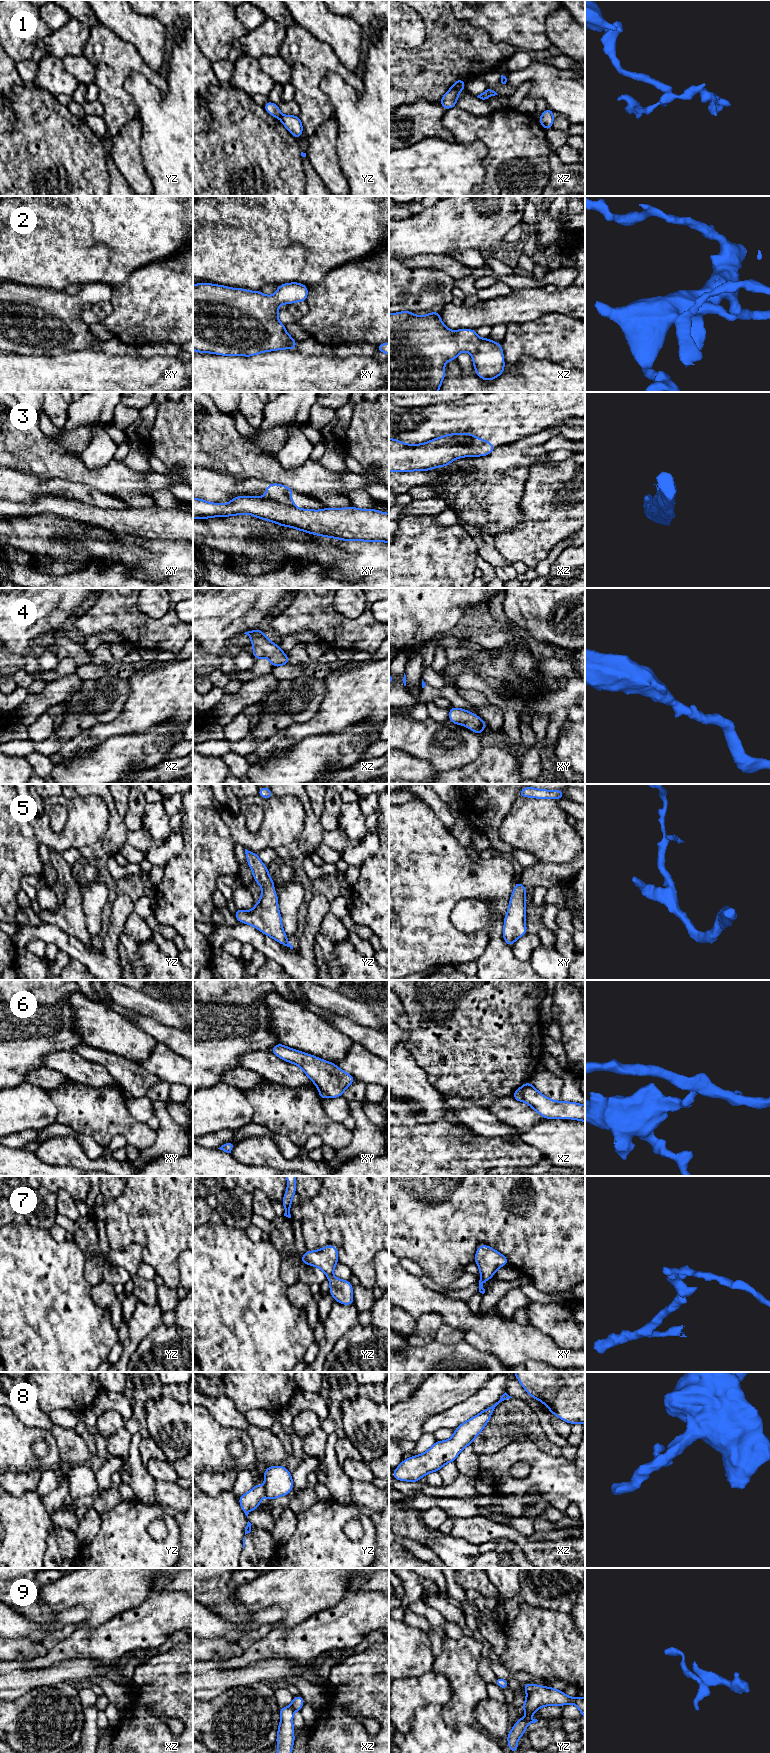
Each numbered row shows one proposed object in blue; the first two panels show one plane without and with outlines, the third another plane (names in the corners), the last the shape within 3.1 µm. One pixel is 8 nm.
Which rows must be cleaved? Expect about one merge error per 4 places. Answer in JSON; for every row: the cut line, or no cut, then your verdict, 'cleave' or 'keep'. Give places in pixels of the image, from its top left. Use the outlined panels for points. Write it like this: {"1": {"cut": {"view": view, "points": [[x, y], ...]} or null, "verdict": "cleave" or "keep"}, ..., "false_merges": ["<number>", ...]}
{"1": {"cut": {"view": "xz", "points": [[451, 87], [464, 88]]}, "verdict": "cleave"}, "2": {"cut": null, "verdict": "keep"}, "3": {"cut": {"view": "xy", "points": [[256, 496], [274, 499], [294, 506]]}, "verdict": "cleave"}, "4": {"cut": null, "verdict": "keep"}, "5": {"cut": null, "verdict": "keep"}, "6": {"cut": {"view": "xz", "points": [[519, 1088], [523, 1100]]}, "verdict": "cleave"}, "7": {"cut": null, "verdict": "keep"}, "8": {"cut": {"view": "yz", "points": [[264, 1487], [265, 1495]]}, "verdict": "cleave"}, "9": {"cut": null, "verdict": "keep"}, "false_merges": ["1", "3", "6", "8"]}

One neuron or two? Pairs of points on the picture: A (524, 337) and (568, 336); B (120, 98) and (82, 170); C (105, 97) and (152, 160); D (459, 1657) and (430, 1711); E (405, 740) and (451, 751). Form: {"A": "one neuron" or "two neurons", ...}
{"A": "one neuron", "B": "two neurons", "C": "two neurons", "D": "two neurons", "E": "one neuron"}

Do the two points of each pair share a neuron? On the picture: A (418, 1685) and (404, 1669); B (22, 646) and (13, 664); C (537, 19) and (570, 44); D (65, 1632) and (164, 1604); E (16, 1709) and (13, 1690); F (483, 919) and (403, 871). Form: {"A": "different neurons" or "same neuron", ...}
{"A": "different neurons", "B": "different neurons", "C": "different neurons", "D": "different neurons", "E": "different neurons", "F": "different neurons"}

